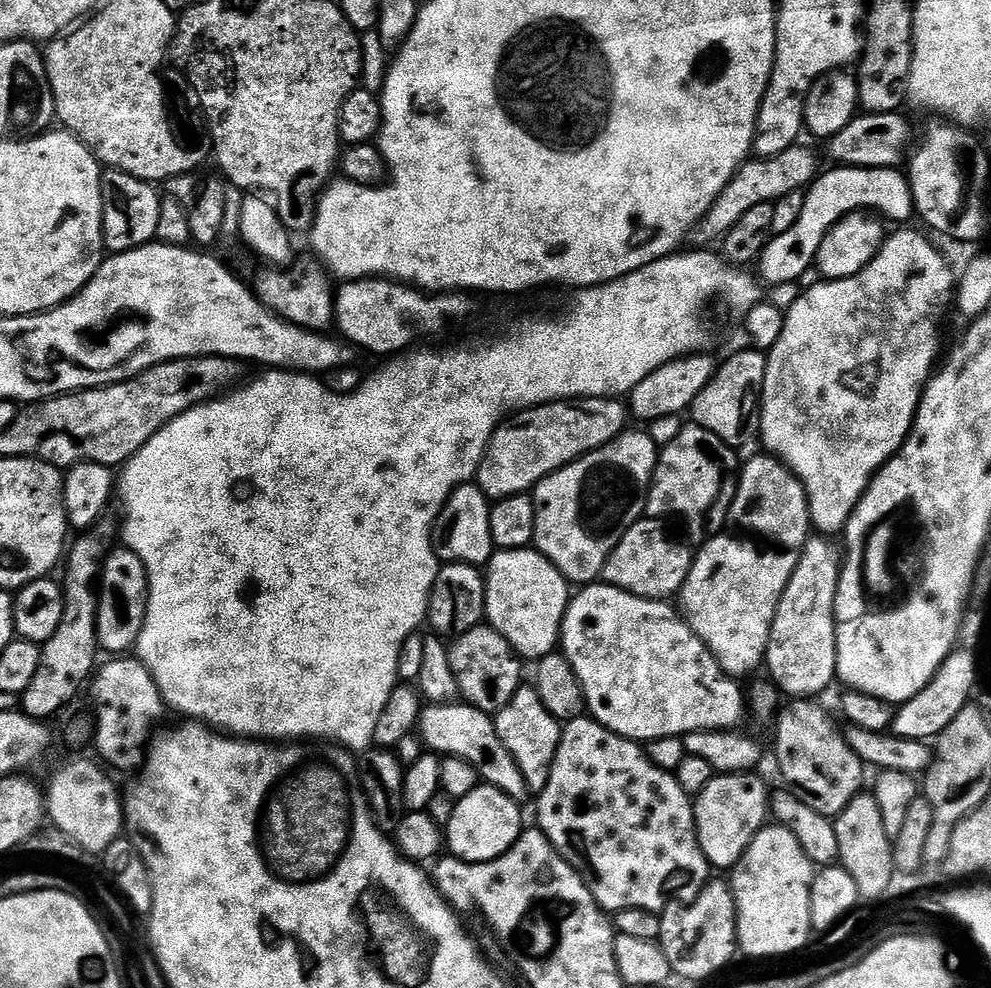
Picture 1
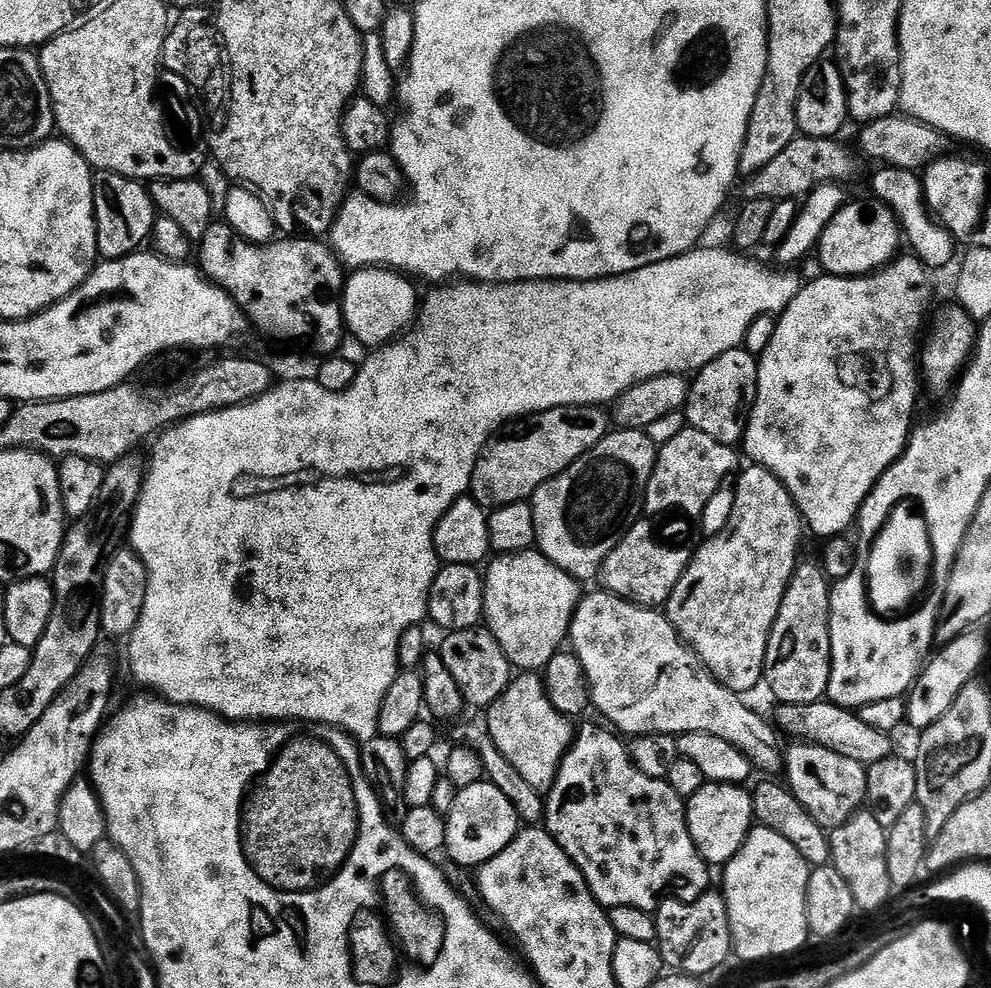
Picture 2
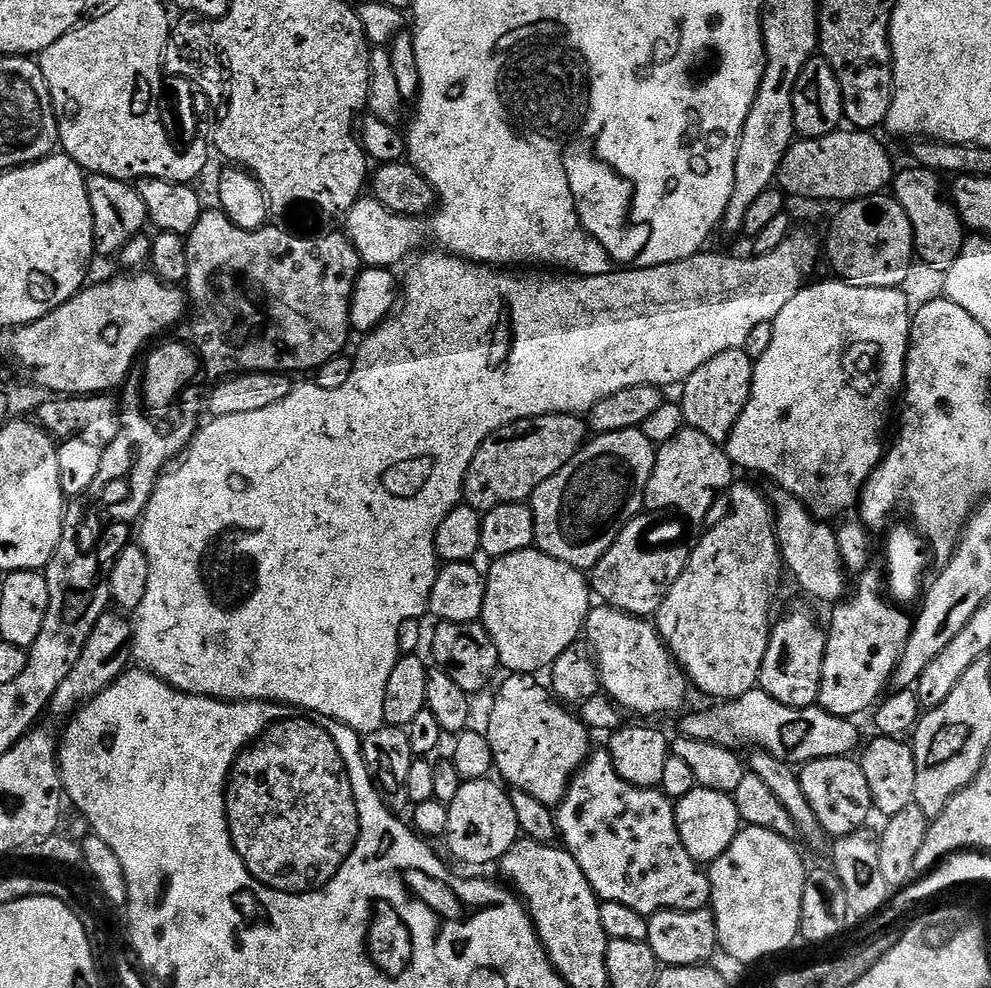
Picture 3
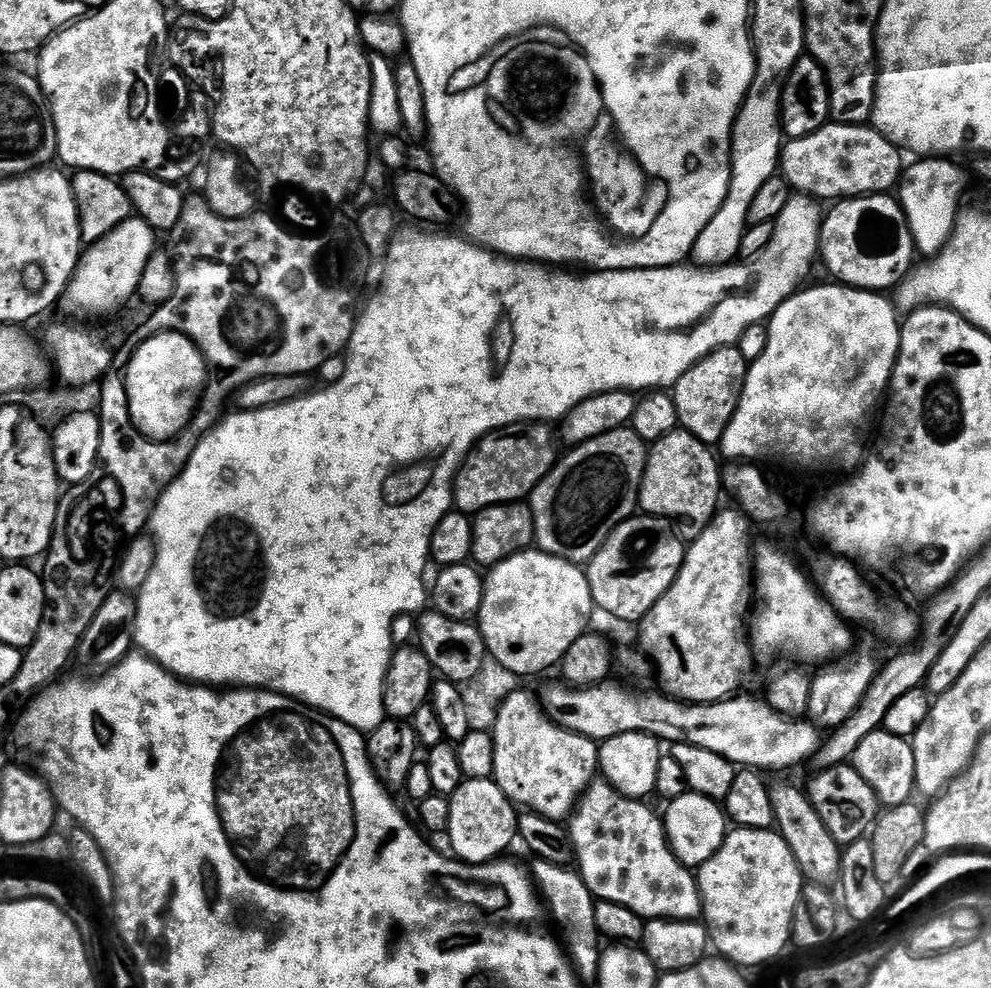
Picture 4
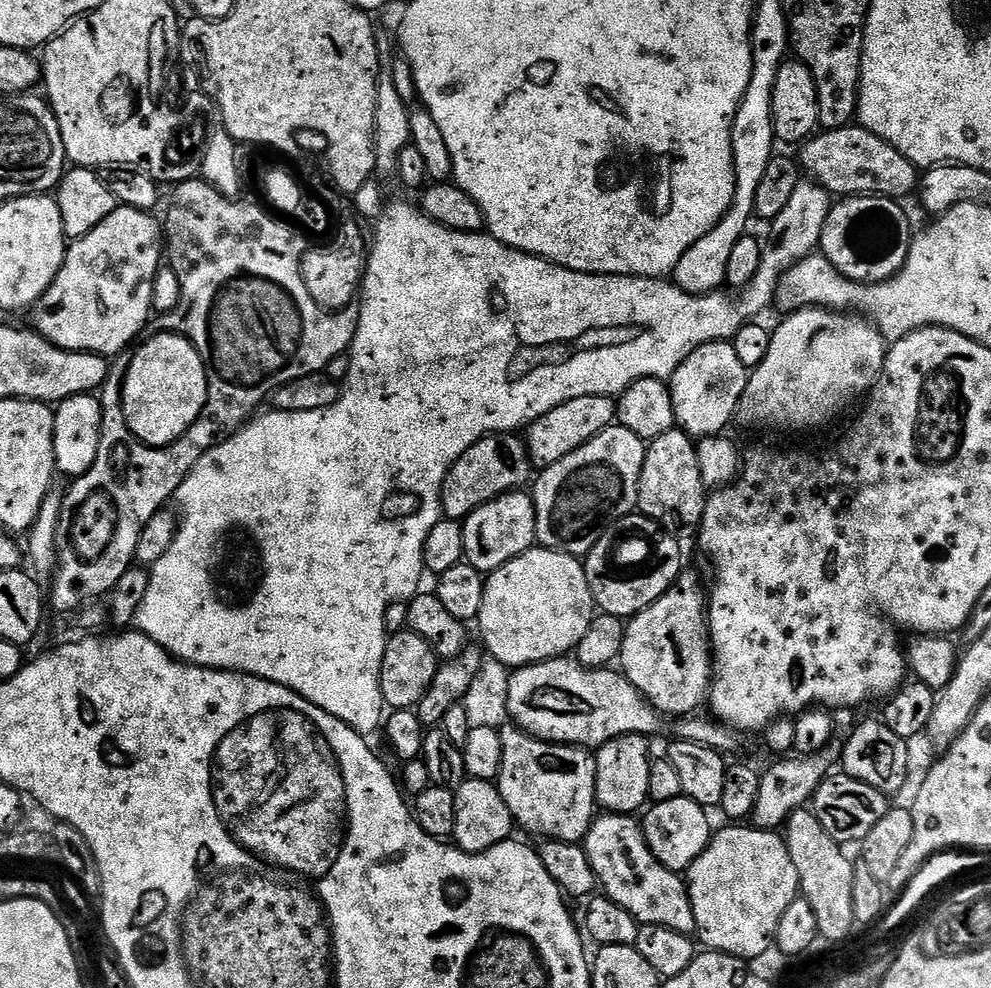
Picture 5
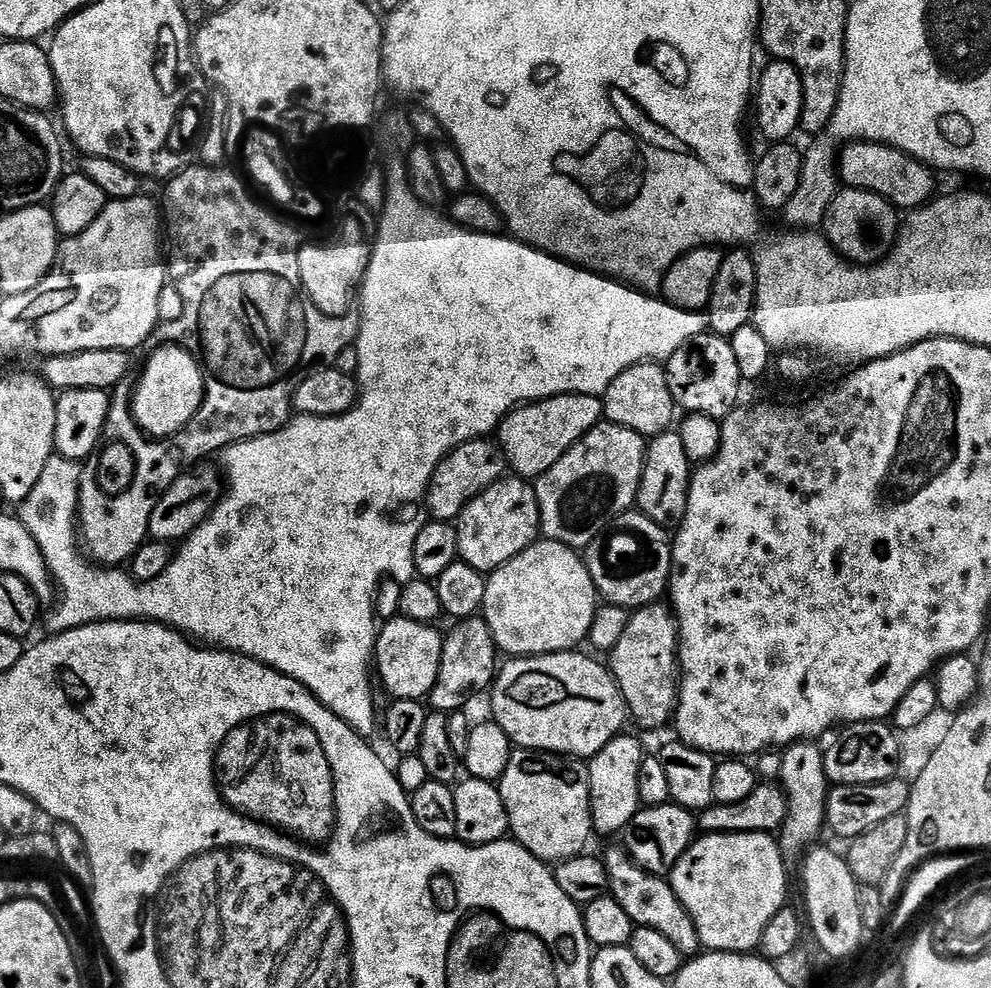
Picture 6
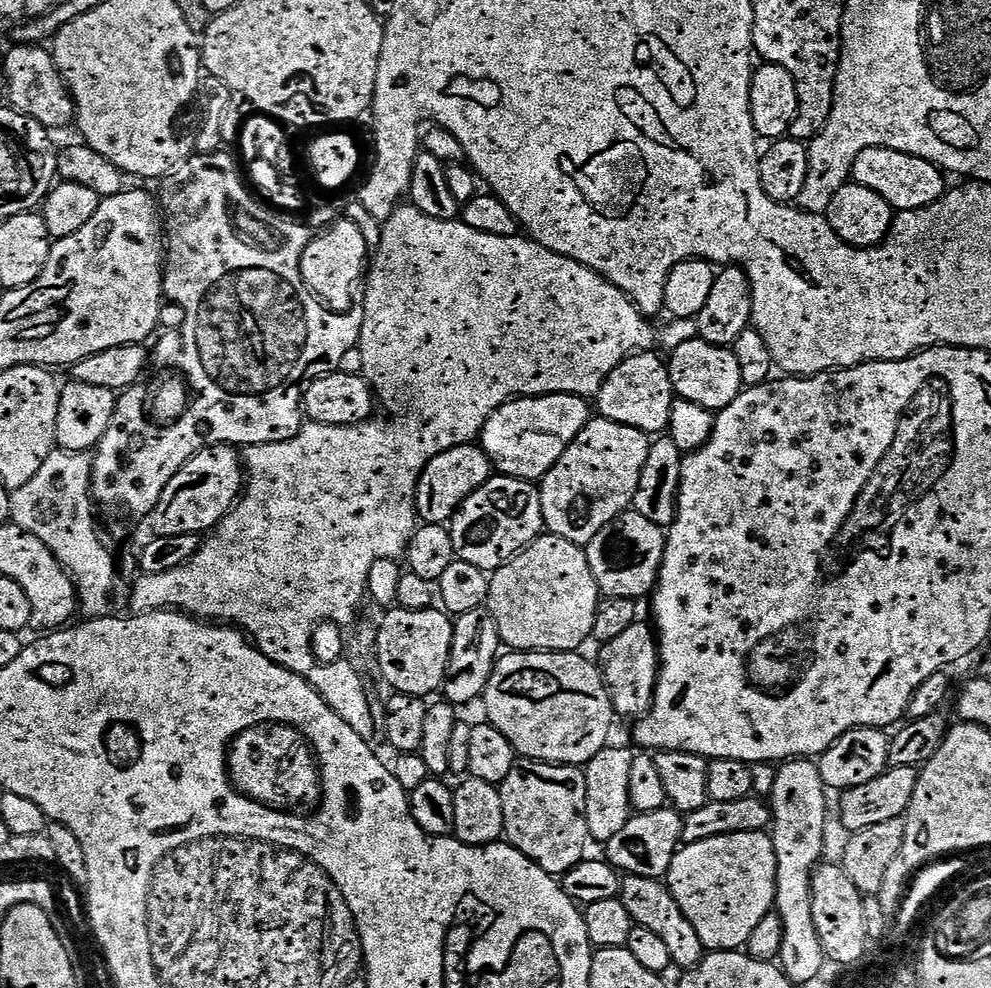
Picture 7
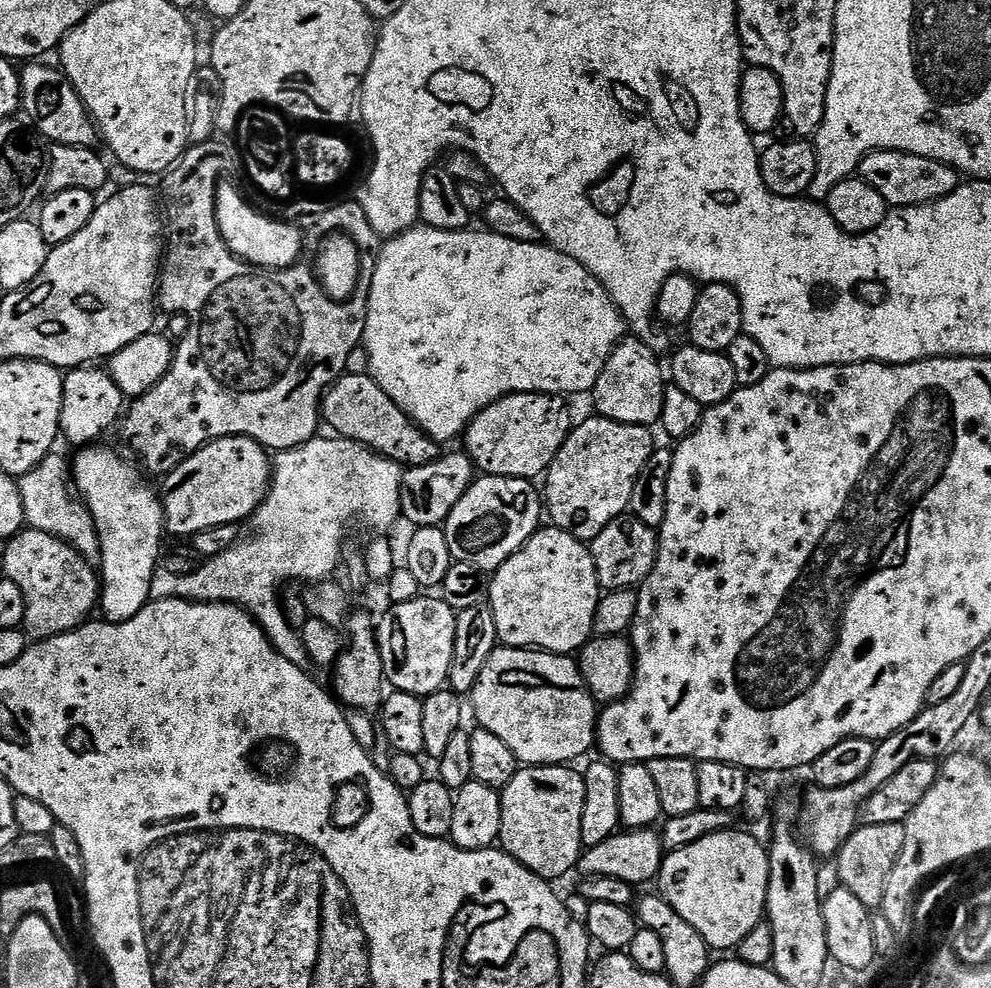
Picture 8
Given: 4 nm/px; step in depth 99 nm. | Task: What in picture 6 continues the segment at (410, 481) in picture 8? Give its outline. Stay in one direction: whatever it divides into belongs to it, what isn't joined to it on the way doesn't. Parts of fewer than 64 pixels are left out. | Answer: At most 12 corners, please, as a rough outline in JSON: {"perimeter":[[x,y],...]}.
{"perimeter":[[492,438],[458,446],[434,470],[431,519],[455,521],[505,475]]}

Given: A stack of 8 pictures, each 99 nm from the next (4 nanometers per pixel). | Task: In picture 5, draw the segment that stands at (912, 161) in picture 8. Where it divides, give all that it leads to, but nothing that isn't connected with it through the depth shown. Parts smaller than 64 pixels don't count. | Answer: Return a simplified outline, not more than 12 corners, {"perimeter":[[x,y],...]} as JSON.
{"perimeter":[[865,128],[821,131],[798,163],[836,198],[904,198],[918,169]]}

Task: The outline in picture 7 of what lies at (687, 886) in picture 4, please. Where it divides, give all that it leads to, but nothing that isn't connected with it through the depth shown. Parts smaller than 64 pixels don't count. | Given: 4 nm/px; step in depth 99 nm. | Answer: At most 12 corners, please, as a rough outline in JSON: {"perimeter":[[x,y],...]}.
{"perimeter":[[625,875],[622,899],[639,927],[658,934],[673,965],[706,955],[667,883]]}

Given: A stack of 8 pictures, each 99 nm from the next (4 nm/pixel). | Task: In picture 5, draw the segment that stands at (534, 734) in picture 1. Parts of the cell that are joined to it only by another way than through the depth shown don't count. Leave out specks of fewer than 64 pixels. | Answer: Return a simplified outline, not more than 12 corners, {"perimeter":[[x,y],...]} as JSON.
{"perimeter":[[517,726],[498,787],[532,836],[580,844],[598,815],[595,755]]}

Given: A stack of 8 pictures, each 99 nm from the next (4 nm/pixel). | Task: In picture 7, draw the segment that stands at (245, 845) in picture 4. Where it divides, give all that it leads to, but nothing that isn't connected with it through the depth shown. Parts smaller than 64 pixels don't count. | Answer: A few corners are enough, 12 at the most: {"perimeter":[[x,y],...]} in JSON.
{"perimeter":[[256,724],[228,750],[237,792],[277,810],[315,805],[312,745]]}

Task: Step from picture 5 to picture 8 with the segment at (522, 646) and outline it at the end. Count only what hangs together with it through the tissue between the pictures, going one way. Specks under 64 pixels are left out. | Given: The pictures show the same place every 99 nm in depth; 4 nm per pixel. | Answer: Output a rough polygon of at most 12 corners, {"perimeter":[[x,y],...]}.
{"perimeter":[[541,527],[488,590],[501,645],[579,653],[600,579]]}

